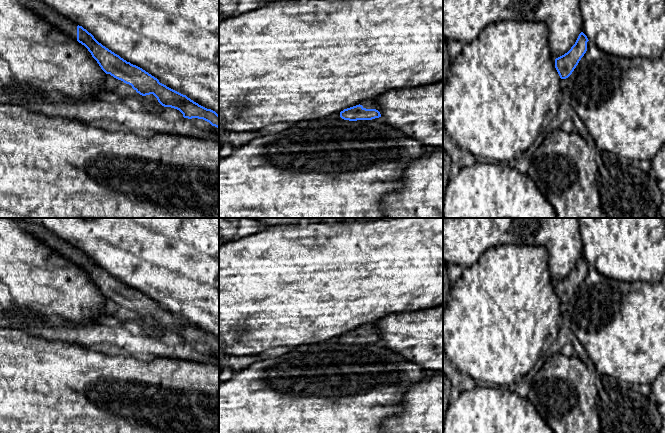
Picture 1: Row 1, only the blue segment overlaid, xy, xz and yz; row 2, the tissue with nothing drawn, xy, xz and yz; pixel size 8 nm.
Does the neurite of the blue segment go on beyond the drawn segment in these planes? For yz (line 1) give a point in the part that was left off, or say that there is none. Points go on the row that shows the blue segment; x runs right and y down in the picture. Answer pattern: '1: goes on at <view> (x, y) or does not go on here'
1: does not go on here

